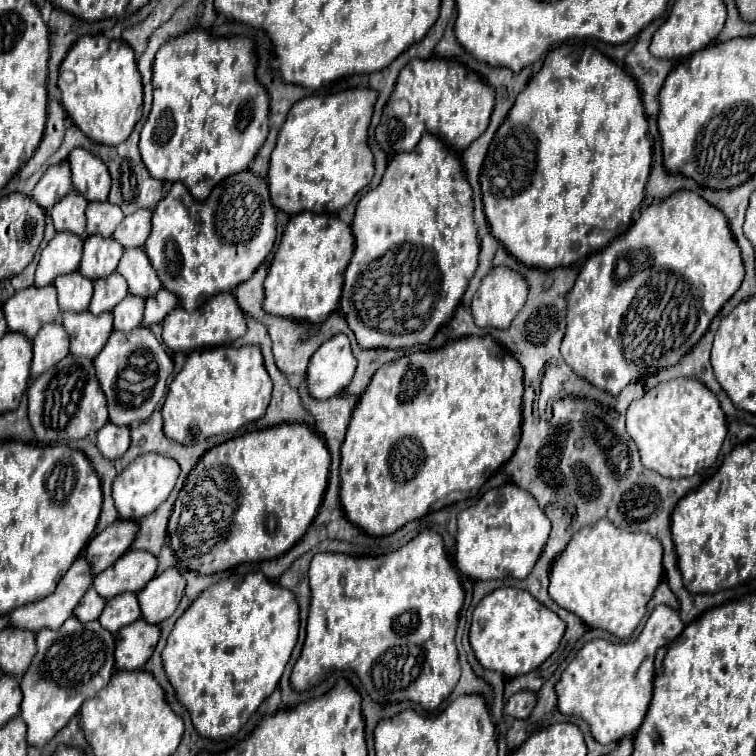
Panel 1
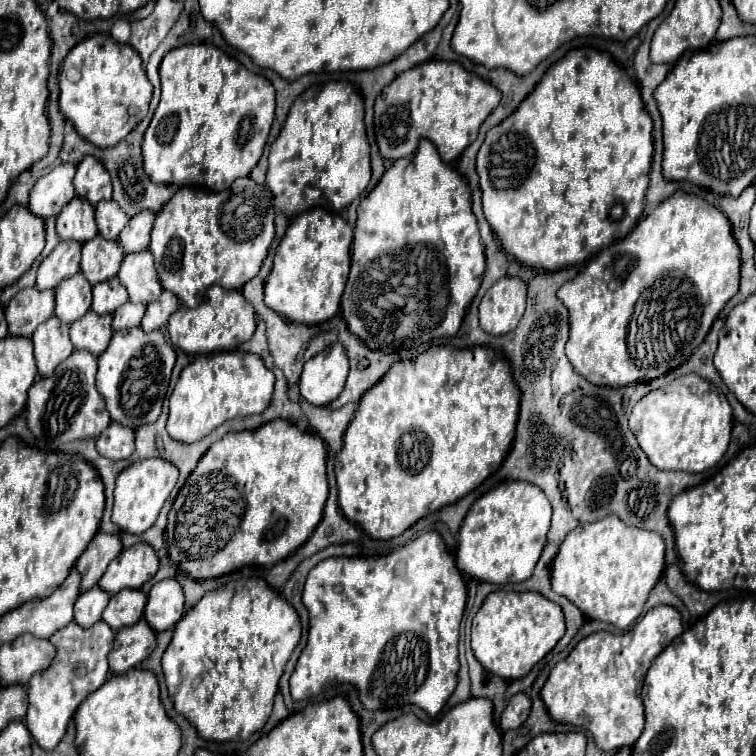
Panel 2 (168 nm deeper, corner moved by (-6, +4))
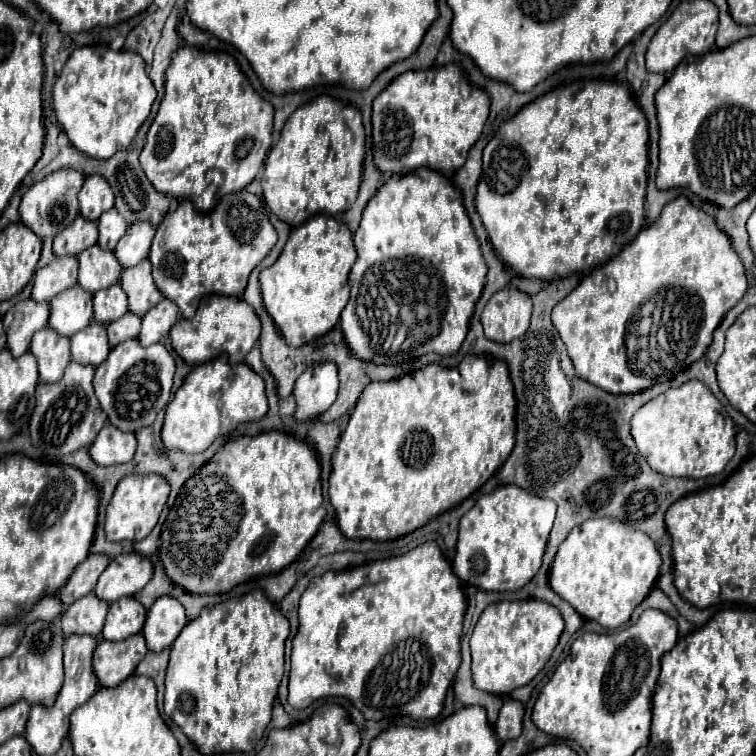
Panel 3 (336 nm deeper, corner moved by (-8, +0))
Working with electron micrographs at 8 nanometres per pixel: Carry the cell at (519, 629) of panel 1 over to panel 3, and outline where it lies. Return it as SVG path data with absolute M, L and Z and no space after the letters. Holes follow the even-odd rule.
M542 600L490 604L480 614L470 636L474 686L494 696L508 696L512 690L526 686L550 660L562 630L564 620L560 620L560 612Z

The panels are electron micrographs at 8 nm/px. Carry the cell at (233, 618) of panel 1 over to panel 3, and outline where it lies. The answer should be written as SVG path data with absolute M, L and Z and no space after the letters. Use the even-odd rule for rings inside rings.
M252 590L242 598L232 598L216 606L206 606L196 620L184 626L170 648L164 712L202 754L250 752L262 738L284 674L284 642L288 634L288 620L260 590Z

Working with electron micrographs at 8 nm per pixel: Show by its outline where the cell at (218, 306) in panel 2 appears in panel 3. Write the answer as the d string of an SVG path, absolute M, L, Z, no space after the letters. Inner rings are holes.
M206 296L192 318L178 320L170 330L174 352L180 358L184 358L184 362L190 366L210 362L218 356L226 356L230 364L244 362L246 354L256 344L258 336L260 336L258 316L252 312L252 308L248 308L248 304L244 304L244 300L230 296Z

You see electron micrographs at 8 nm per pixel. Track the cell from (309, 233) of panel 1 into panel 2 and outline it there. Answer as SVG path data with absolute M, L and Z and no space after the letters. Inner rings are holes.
M310 208L298 214L288 226L274 256L274 268L264 286L268 308L298 324L320 324L340 310L340 298L350 270L352 228L336 212Z

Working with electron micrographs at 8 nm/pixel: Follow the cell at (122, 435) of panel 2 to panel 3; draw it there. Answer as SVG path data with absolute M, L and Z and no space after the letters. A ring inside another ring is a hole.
M104 424L88 452L98 466L126 464L134 458L136 438L132 432L120 432L118 428L112 428L112 424Z

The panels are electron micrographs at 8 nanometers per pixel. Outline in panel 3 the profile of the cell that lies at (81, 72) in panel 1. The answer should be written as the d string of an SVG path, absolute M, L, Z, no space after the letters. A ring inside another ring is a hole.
M84 46L74 50L58 74L52 91L52 106L56 120L70 138L70 144L78 152L96 160L104 160L108 156L114 156L120 148L128 148L142 122L148 118L154 100L156 90L146 74L144 60L140 60L136 52L114 52L108 46Z

